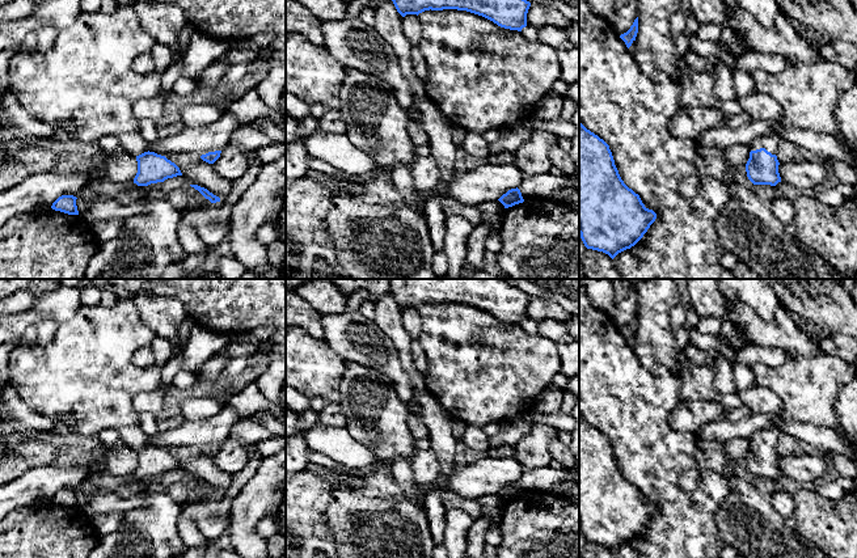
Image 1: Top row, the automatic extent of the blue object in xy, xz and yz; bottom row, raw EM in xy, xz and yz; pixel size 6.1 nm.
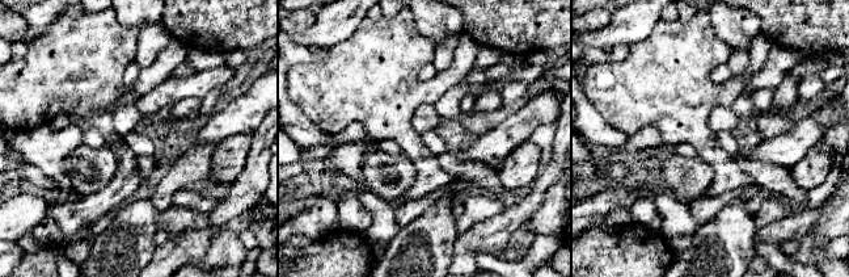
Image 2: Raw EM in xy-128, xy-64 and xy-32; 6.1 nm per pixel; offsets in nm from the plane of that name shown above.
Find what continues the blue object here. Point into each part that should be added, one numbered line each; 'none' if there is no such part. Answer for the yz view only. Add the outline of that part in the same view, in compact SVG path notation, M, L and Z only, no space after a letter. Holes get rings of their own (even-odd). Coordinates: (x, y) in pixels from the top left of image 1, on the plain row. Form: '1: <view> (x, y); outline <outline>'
1: yz (769, 435); outline M764 428L764 430L760 430L760 431L755 432L750 437L750 444L756 444L756 443L760 443L760 441L765 441L772 448L776 448L777 440L778 440L780 436L781 436L781 432L778 430Z

